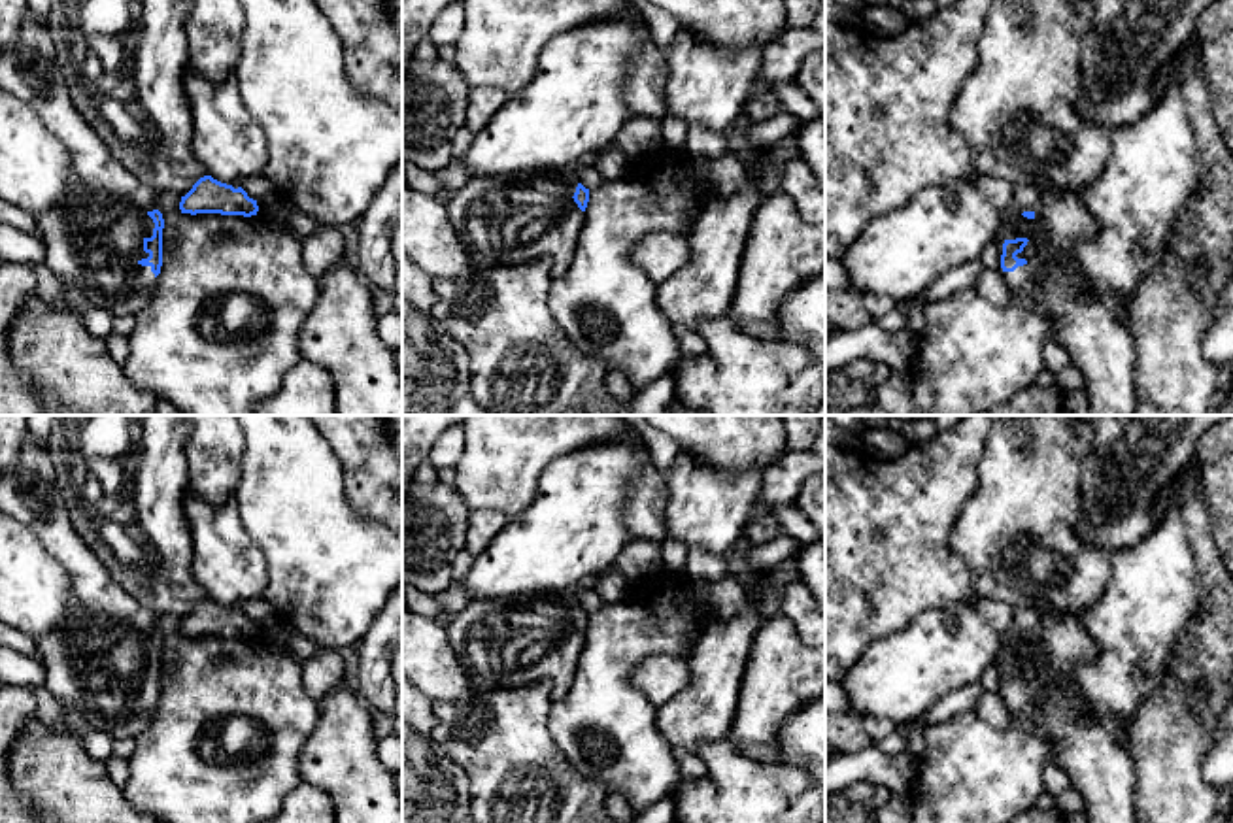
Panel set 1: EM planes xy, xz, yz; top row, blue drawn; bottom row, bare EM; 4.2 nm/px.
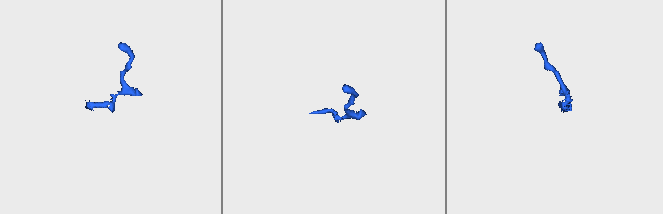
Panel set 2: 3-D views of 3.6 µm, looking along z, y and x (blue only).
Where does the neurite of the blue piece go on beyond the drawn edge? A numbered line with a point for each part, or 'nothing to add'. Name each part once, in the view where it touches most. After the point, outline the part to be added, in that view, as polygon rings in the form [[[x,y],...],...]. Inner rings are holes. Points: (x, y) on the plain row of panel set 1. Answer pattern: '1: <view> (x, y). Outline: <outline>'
1: xy (95, 665). Outline: [[[26,434],[15,470],[0,474],[0,512],[15,517],[38,536],[49,555],[64,566],[76,589],[77,600],[66,629],[34,638],[47,672],[45,689],[62,704],[79,710],[96,731],[110,734],[113,740],[140,736],[149,727],[157,708],[151,689],[142,689],[140,683],[149,680],[149,676],[144,674],[144,663],[153,659],[155,646],[147,636],[159,632],[159,619],[157,613],[142,606],[113,579],[93,549],[76,532],[66,504],[55,485],[47,442]]]

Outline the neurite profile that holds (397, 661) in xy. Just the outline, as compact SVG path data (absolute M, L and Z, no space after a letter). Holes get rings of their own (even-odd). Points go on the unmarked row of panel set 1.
M402 647L400 651L393 657L393 678L395 678L395 708L391 714L395 732L402 736Z

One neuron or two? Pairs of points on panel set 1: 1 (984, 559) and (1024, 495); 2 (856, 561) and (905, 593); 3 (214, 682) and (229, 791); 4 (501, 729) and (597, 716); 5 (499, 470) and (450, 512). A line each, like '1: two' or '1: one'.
1: one
2: one
3: one
4: two
5: two

